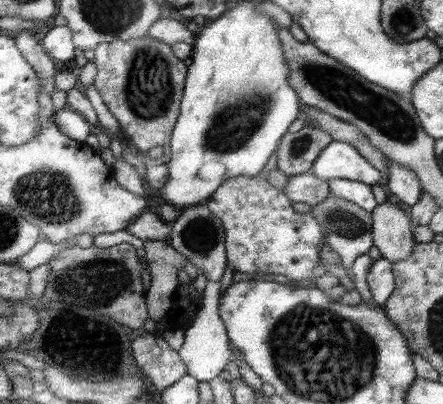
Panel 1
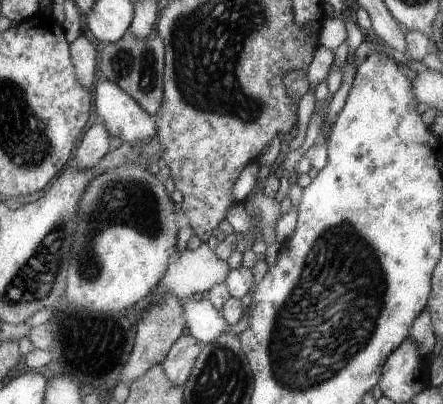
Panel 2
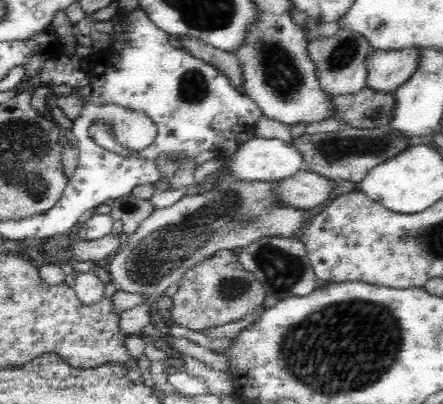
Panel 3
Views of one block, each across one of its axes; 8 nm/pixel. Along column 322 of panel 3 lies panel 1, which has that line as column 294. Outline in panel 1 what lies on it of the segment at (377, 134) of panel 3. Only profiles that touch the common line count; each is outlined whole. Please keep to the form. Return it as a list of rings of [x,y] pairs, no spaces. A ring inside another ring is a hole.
[[[303,126],[299,132],[287,132],[279,140],[279,148],[275,152],[277,170],[281,170],[287,178],[309,174],[319,154],[333,142],[333,138],[311,126]]]

